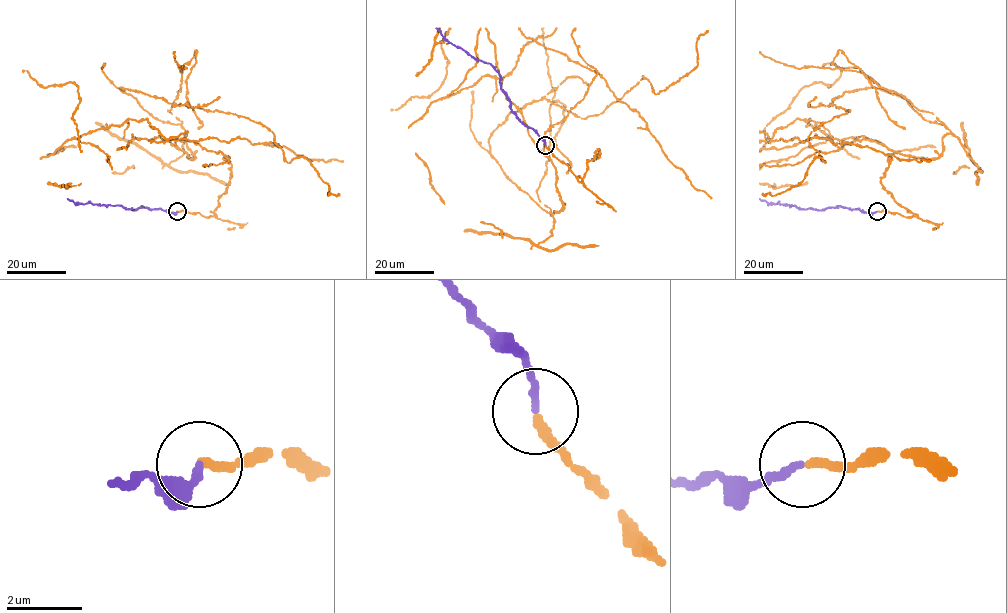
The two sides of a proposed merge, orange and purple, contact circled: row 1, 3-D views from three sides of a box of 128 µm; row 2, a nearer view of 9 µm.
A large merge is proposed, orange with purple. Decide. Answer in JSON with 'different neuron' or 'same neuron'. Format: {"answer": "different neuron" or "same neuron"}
{"answer": "same neuron"}

